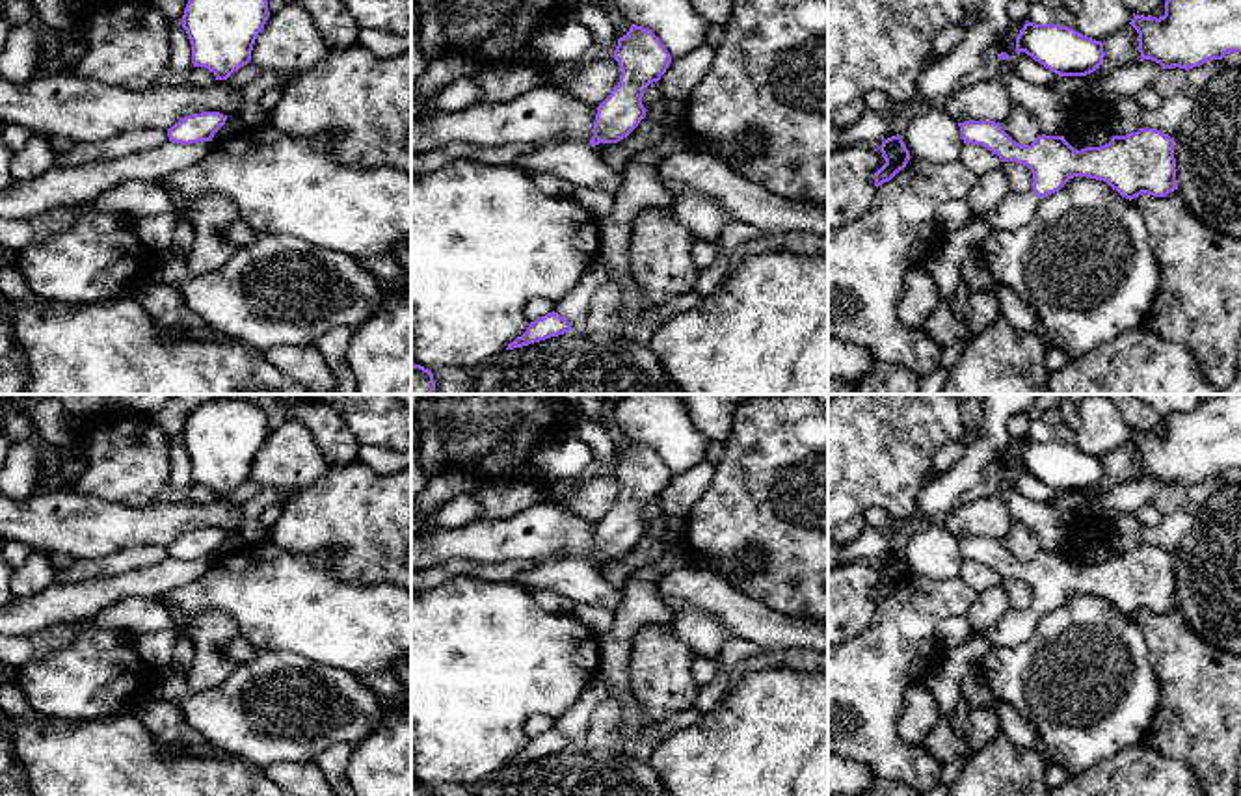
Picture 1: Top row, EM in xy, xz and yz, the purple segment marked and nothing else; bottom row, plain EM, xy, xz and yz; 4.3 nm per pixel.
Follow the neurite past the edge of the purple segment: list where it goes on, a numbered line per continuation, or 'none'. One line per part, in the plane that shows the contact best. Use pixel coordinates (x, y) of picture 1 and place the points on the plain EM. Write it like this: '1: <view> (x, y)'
none

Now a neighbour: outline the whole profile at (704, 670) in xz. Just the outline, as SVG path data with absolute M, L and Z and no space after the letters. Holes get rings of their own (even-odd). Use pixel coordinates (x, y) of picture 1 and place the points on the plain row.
M694 657L692 675L700 686L707 686L718 677L718 662L709 660L705 657Z

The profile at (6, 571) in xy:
M0 539L0 608L15 599L11 591L11 577L13 567L4 558L4 541Z

